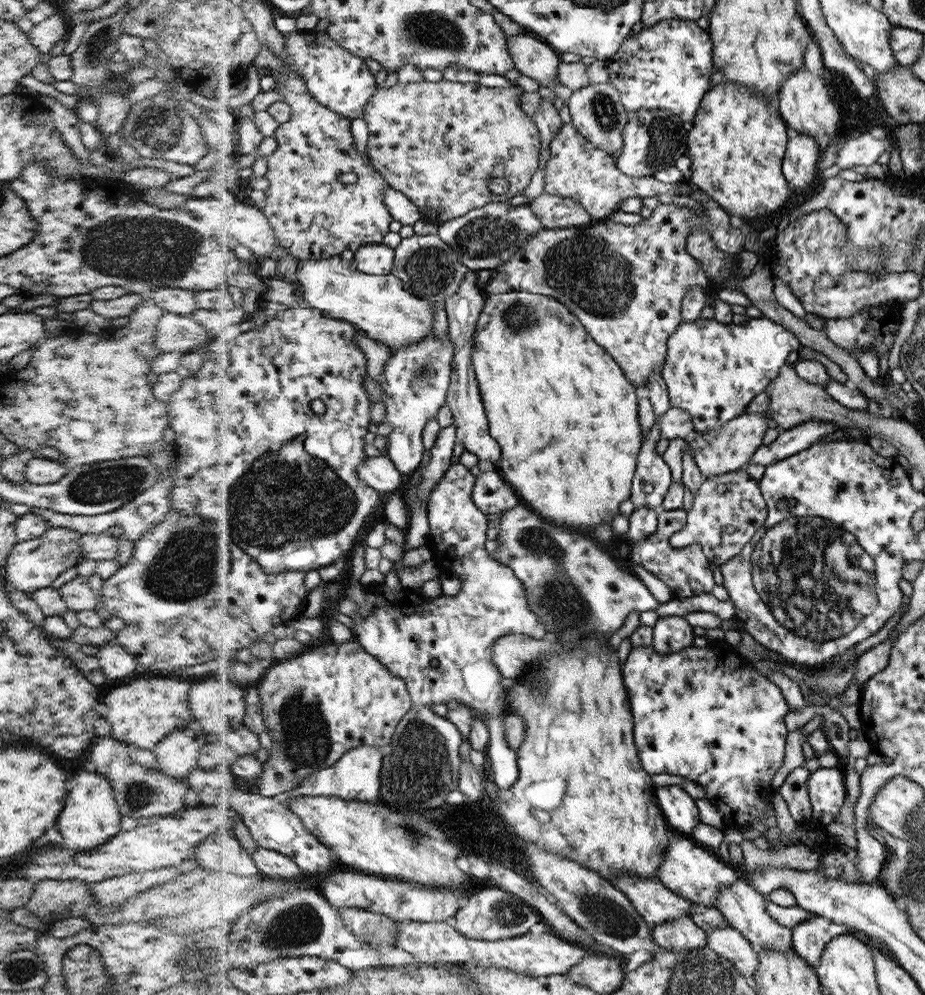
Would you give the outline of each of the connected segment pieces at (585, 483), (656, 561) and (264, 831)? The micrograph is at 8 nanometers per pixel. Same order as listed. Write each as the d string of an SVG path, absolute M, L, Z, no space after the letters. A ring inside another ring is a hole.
M526 291L505 292L489 295L486 306L478 319L478 330L474 340L474 364L476 365L477 380L480 382L481 398L484 401L486 416L489 419L490 433L501 446L501 459L496 469L508 481L519 495L522 503L537 512L542 518L550 522L560 522L558 526L572 526L576 530L590 530L592 526L604 522L612 522L615 516L620 515L620 504L632 496L633 479L637 473L636 456L640 451L642 430L638 422L638 398L634 394L634 384L626 378L621 365L614 360L606 348L593 339L586 331L578 316L570 308L557 301L553 296L544 296ZM564 444L572 444L572 452L566 450Z
M684 509L674 512L661 510L658 514L657 530L645 539L636 542L629 558L632 562L640 564L644 570L660 579L670 590L672 598L692 598L702 593L710 593L714 588L713 570L711 562L706 558L700 544L676 548L670 544L670 537L686 525L687 512Z
M196 766L188 773L188 786L196 802L203 805L228 805L240 812L262 847L286 853L302 867L304 875L326 872L335 864L332 849L311 832L297 812L282 803L281 796L266 797L256 790L241 788L240 780L232 769L211 770Z

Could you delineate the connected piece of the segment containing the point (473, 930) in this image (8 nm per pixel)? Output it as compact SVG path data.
M485 888L474 893L463 902L461 912L454 918L453 923L467 938L471 940L506 940L516 936L522 936L530 932L530 928L536 923L542 922L530 905L514 893L497 888Z

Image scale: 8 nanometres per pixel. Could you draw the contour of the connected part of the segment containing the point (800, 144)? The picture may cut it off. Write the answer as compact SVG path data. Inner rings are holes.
M798 133L796 137L790 139L782 172L785 173L786 180L794 186L794 190L803 190L814 180L818 152L820 152L818 142L812 135Z

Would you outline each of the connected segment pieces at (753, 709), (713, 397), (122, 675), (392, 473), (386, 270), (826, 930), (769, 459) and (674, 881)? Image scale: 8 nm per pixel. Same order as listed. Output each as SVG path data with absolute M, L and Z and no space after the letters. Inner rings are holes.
M724 640L709 642L708 646L703 648L693 644L680 652L666 655L658 653L652 646L632 647L622 666L622 677L624 677L628 697L630 697L631 712L634 718L634 744L644 771L648 774L676 774L676 776L683 776L686 780L702 786L706 793L704 799L711 802L718 811L724 814L724 827L720 829L722 832L730 828L744 831L754 820L758 820L770 798L770 782L772 782L774 774L780 770L780 766L784 764L784 746L786 746L784 717L791 712L791 706L786 703L782 689L768 677L764 677L751 661L740 658L736 648L732 648L730 643Z
M747 318L742 324L722 323L716 319L683 321L681 326L670 335L666 361L662 368L662 378L666 383L672 407L680 408L692 416L693 431L708 434L722 427L722 424L738 418L746 406L766 391L770 382L778 378L781 368L787 363L790 352L798 351L801 342L784 325L766 318Z
M102 643L98 645L96 657L110 683L118 683L137 675L136 660L122 645L118 643Z
M384 455L377 458L367 456L367 462L359 469L359 476L387 497L407 485L408 479L396 464Z
M386 243L367 244L355 252L355 263L362 272L389 275L397 267L397 252Z
M818 915L800 922L792 930L792 948L814 968L818 966L824 948L830 940L850 933L846 926Z
M810 420L810 422L798 424L798 427L779 434L774 442L763 445L755 452L750 464L771 466L790 456L797 455L797 452L813 447L823 437L836 430L837 428L832 422L822 422L822 420Z
M676 832L670 837L670 847L666 849L665 858L662 859L661 870L657 878L666 888L672 889L678 896L685 897L691 903L715 908L718 891L722 887L732 885L741 874L737 869L721 860L717 853L696 843L690 836L683 836Z

